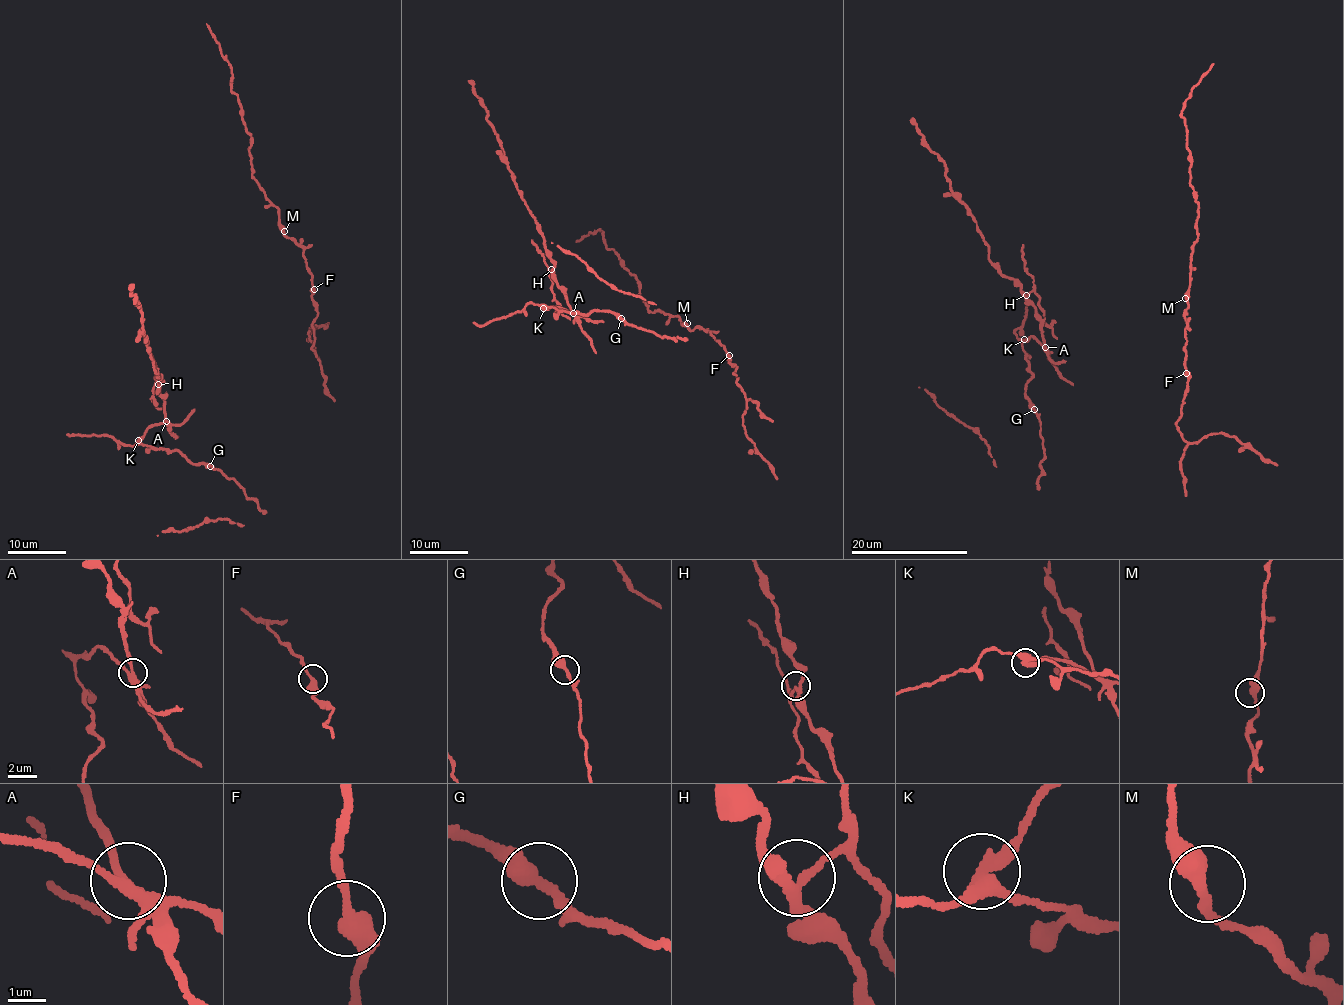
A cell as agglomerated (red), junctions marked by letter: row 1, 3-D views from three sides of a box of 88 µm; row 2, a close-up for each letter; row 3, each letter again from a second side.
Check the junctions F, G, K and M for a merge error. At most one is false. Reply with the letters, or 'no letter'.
K

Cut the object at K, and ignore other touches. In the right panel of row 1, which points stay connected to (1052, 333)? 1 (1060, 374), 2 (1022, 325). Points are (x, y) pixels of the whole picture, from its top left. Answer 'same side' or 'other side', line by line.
1: same side
2: other side

